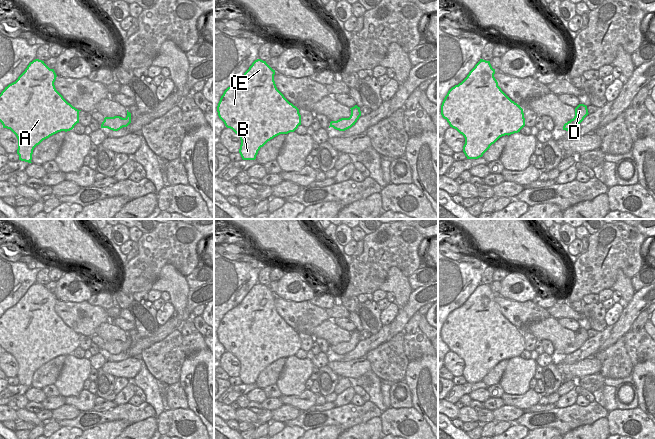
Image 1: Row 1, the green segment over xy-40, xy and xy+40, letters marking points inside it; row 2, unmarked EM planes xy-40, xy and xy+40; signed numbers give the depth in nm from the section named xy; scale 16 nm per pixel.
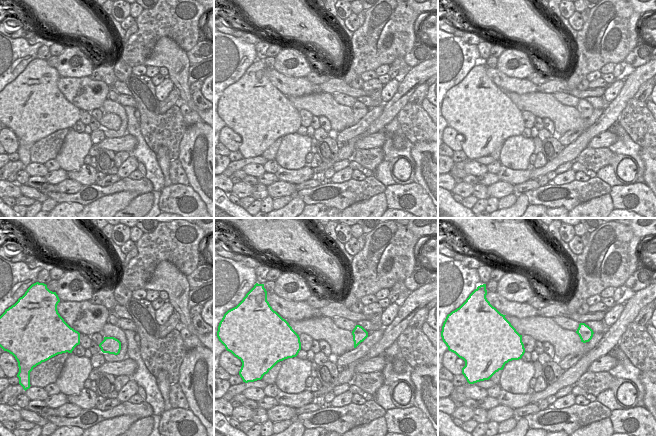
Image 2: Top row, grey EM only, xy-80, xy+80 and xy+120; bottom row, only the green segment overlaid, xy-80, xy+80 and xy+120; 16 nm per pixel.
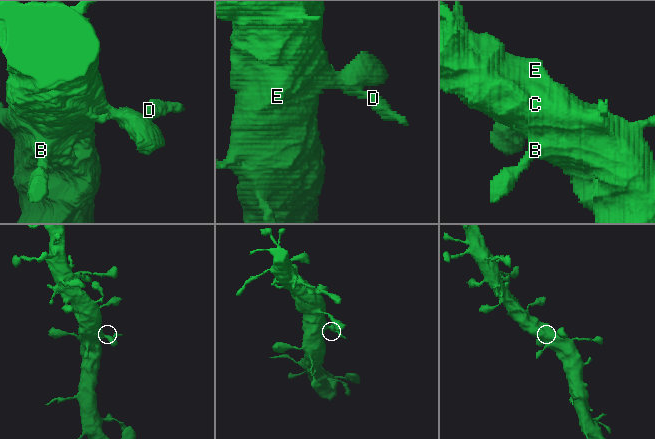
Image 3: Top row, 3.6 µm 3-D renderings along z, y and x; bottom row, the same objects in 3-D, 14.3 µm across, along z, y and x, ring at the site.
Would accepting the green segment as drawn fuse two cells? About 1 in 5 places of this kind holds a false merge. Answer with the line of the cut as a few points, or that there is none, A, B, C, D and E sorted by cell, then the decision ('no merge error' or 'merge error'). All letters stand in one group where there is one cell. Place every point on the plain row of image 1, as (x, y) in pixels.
no cut; A B C D E; no merge error

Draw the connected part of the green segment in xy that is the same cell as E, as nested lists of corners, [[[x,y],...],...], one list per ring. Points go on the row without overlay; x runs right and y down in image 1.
[[[257,283],[238,306],[224,315],[218,327],[217,336],[219,342],[227,352],[232,353],[240,361],[241,369],[239,377],[243,384],[255,384],[260,372],[268,365],[280,358],[294,356],[298,350],[301,349],[299,333],[290,327],[277,313],[274,299],[275,294],[273,294],[266,285]]]

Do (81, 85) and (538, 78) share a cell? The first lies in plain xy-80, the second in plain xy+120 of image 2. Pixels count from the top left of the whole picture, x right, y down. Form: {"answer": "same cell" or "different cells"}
{"answer": "different cells"}

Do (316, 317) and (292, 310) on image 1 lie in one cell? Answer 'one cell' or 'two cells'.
one cell

